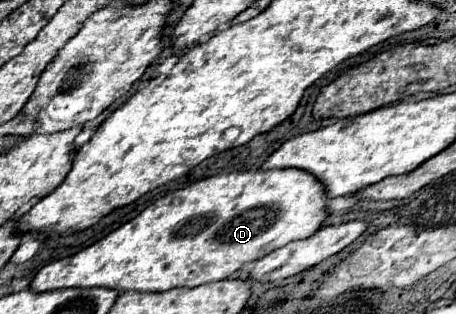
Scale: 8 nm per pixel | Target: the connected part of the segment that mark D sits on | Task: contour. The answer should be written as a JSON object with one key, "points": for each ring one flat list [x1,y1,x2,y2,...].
{"points":[[305,170,221,172,169,192,93,246,43,266,31,282,31,290,107,286,119,292,165,292,177,286,195,288,225,280,243,264,321,230,329,218,327,200,325,186]]}

